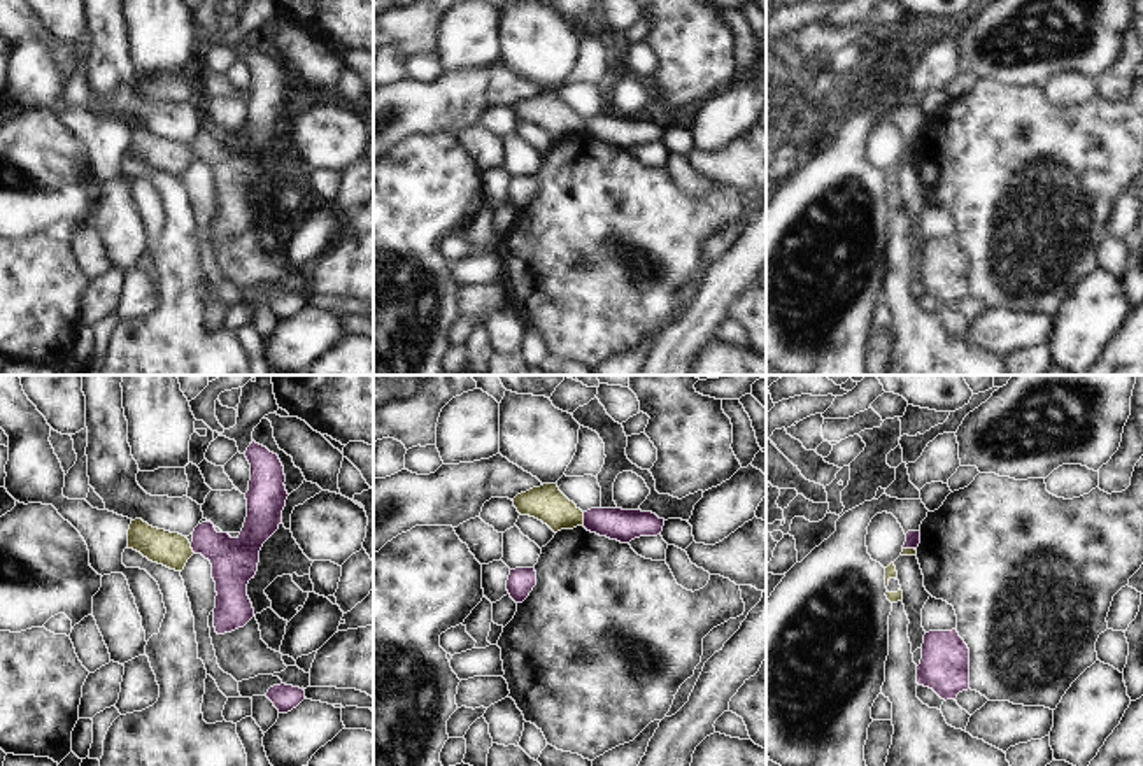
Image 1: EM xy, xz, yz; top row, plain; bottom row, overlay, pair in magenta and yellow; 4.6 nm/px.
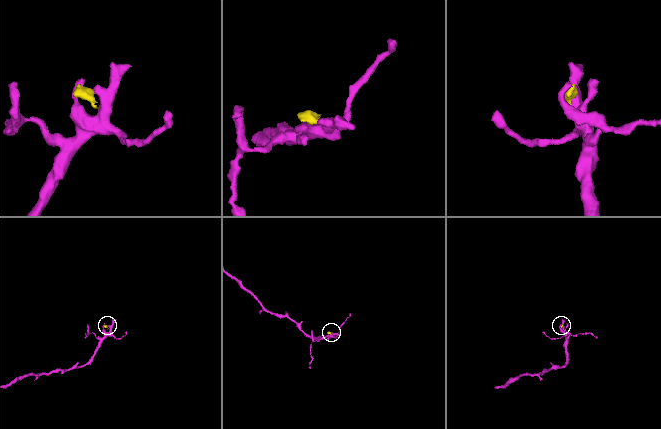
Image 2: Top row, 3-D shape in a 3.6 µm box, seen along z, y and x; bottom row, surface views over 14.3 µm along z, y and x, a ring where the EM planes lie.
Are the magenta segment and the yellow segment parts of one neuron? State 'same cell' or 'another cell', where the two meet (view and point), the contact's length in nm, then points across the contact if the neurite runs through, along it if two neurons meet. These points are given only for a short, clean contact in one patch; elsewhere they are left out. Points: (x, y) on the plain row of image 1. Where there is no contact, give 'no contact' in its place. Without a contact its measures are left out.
another cell | xz (584, 127) | 60 nm | along xz (582, 120), (584, 132)

